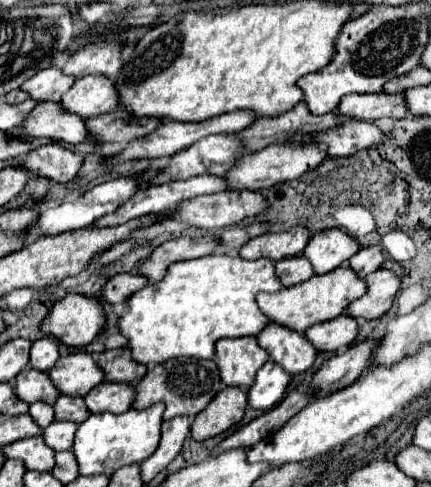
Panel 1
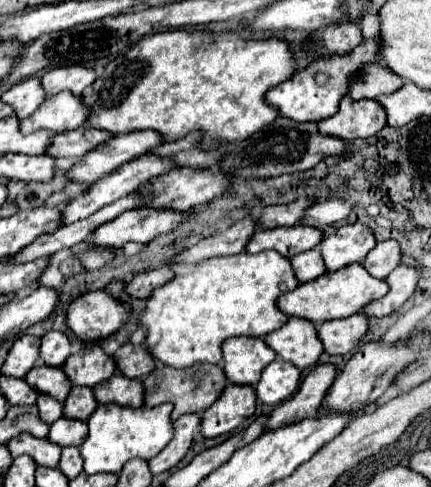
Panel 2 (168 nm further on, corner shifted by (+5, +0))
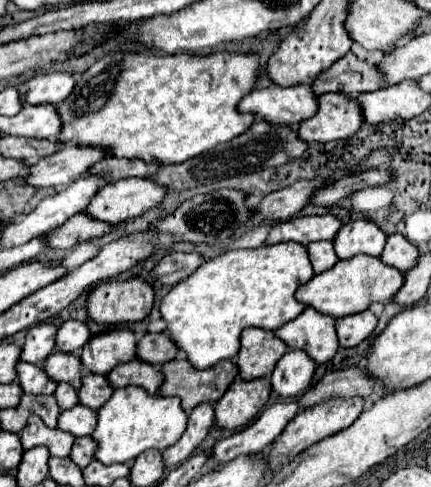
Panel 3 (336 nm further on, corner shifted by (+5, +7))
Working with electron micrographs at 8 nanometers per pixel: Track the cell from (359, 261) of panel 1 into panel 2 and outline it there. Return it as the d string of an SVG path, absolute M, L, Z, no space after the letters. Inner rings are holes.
M389 239L379 243L365 259L365 269L377 277L377 279L385 279L389 275L389 271L393 271L399 263L401 263L401 247L397 241Z

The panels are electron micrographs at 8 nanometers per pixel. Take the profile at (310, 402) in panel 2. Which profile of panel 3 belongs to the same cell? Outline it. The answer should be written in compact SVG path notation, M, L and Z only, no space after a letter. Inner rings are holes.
M279 402L261 412L261 416L251 422L247 428L235 432L233 436L219 440L213 446L211 458L213 466L225 464L233 460L239 454L253 454L253 452L263 452L267 450L273 440L285 430L285 426L295 418L299 412L299 404L295 402Z

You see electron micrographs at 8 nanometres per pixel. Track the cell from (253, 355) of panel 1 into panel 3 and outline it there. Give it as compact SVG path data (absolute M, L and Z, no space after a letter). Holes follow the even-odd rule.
M245 328L245 332L241 332L241 348L235 360L239 376L243 380L269 376L285 350L285 342L281 342L273 332Z

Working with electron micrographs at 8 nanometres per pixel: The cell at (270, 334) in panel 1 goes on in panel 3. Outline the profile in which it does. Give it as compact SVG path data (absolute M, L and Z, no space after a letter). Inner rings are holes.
M305 308L295 320L275 330L275 336L289 348L305 350L317 364L331 360L339 348L335 320L313 308Z

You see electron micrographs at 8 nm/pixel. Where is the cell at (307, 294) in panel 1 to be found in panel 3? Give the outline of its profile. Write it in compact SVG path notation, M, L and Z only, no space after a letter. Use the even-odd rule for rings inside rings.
M357 254L355 258L339 260L333 268L313 276L307 284L301 284L301 288L295 292L295 298L301 304L311 306L321 314L341 318L341 316L349 316L349 314L357 314L357 312L367 310L371 302L391 300L393 294L401 286L403 286L403 276L399 270L383 264L375 256Z

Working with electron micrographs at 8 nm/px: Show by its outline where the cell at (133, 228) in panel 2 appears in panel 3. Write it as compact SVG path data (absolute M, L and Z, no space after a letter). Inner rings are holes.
M81 212L73 218L69 218L61 228L47 234L51 248L71 248L81 242L91 242L95 238L101 238L115 230L115 224L105 224L103 220L89 218L87 212Z

